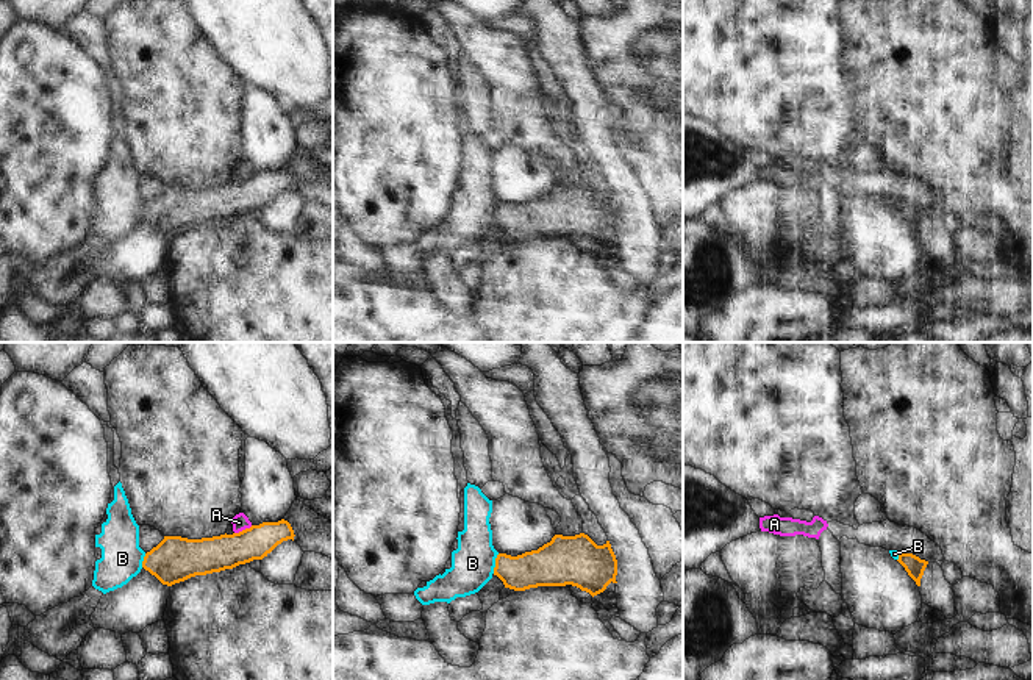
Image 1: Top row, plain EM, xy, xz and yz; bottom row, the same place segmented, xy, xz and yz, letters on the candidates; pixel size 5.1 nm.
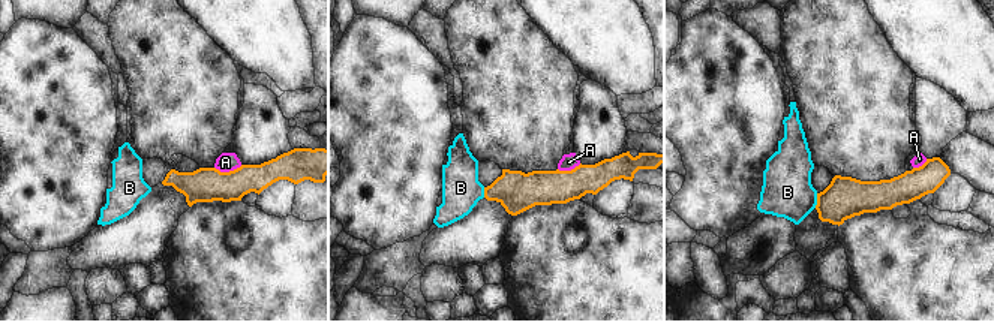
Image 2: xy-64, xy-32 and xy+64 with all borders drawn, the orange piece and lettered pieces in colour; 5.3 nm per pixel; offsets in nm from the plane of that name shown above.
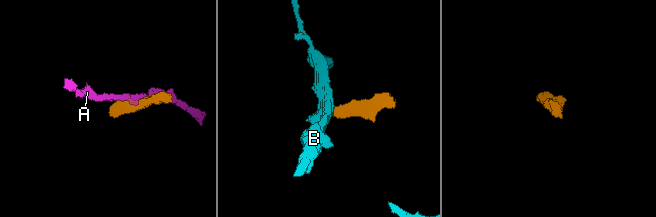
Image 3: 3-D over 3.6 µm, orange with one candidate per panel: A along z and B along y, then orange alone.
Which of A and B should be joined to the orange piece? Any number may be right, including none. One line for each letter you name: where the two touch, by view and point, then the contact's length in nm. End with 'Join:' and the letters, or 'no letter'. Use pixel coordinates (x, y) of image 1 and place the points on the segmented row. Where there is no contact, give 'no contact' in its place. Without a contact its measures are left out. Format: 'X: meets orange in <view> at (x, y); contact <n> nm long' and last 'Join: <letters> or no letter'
Join: no letter

